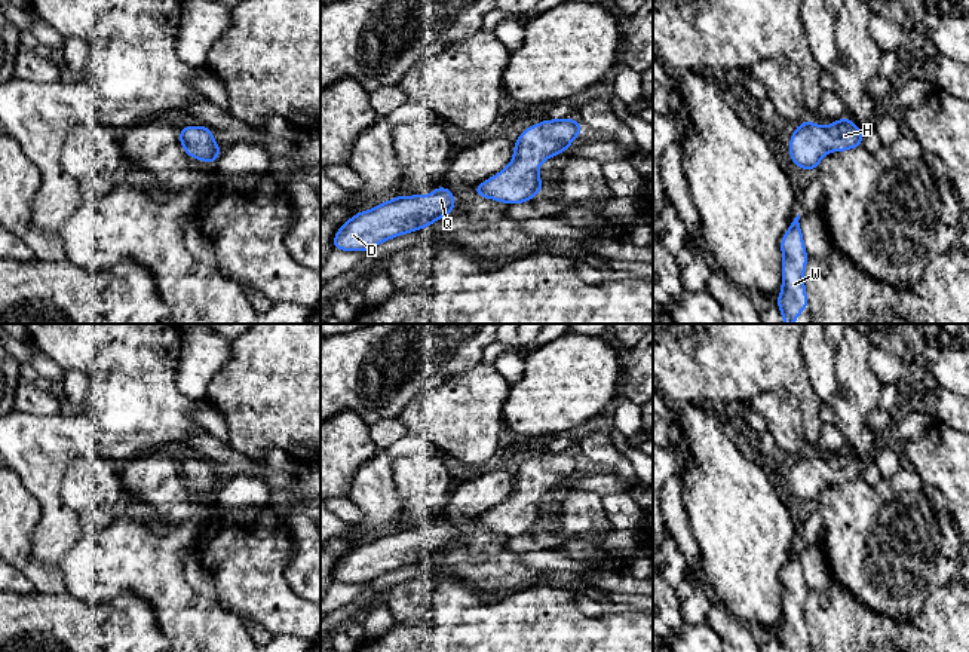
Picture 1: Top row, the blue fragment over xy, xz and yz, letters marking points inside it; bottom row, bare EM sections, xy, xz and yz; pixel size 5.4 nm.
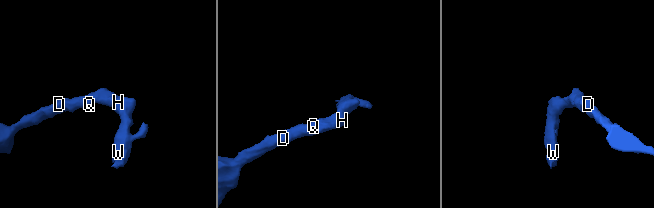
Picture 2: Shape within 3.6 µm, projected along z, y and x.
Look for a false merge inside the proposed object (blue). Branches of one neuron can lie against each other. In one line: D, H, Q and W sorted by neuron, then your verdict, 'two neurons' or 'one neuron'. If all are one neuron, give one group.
groups D H Q W; one neuron

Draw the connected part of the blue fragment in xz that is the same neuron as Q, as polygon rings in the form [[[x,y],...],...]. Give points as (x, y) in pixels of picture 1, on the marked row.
[[[441,186],[429,195],[415,196],[398,196],[387,202],[380,203],[374,209],[359,211],[356,215],[349,218],[335,233],[332,241],[332,250],[343,251],[368,251],[375,245],[386,242],[395,236],[429,227],[436,220],[448,215],[456,208],[454,193]]]

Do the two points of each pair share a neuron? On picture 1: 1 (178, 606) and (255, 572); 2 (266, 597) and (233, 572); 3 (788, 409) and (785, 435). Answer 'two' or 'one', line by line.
1: two
2: one
3: one

